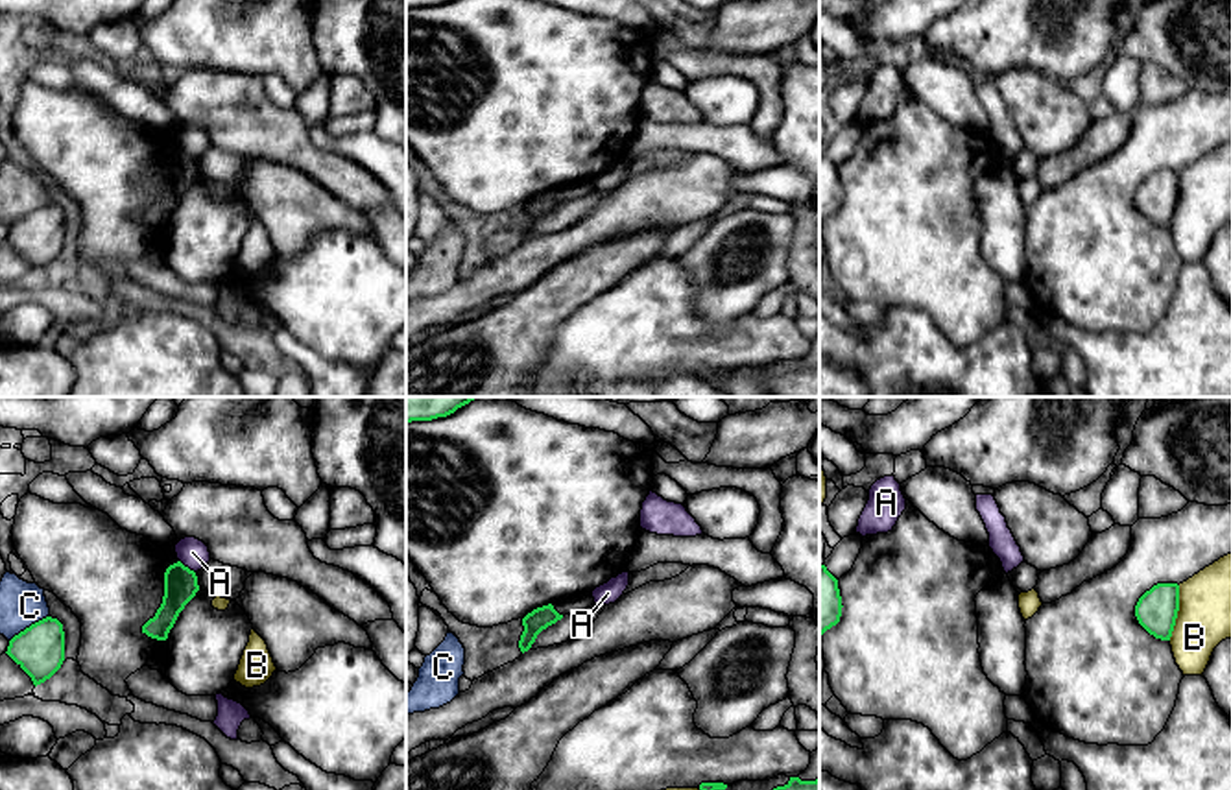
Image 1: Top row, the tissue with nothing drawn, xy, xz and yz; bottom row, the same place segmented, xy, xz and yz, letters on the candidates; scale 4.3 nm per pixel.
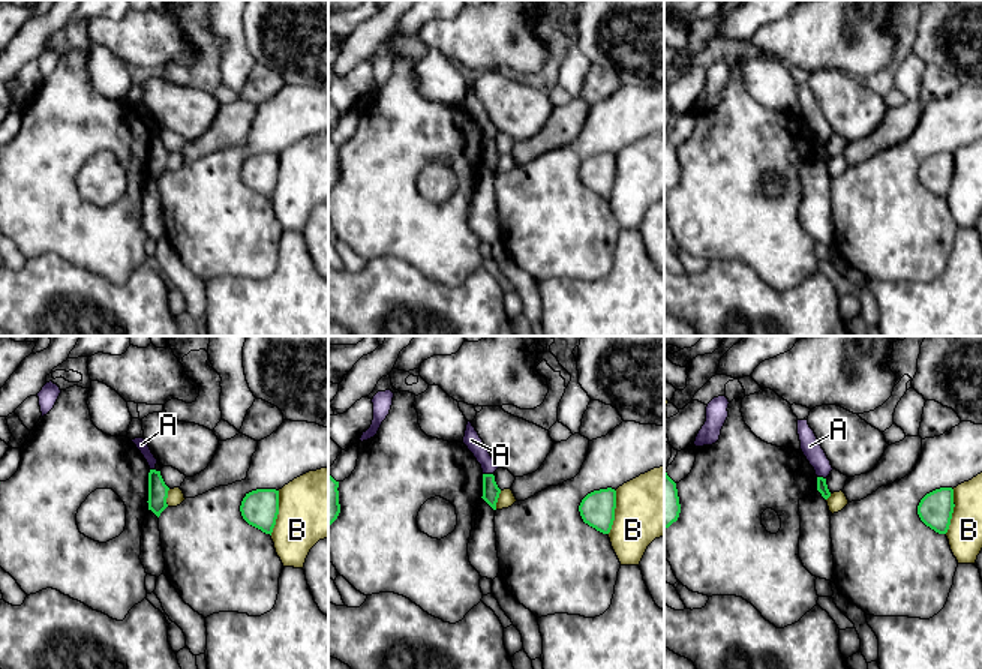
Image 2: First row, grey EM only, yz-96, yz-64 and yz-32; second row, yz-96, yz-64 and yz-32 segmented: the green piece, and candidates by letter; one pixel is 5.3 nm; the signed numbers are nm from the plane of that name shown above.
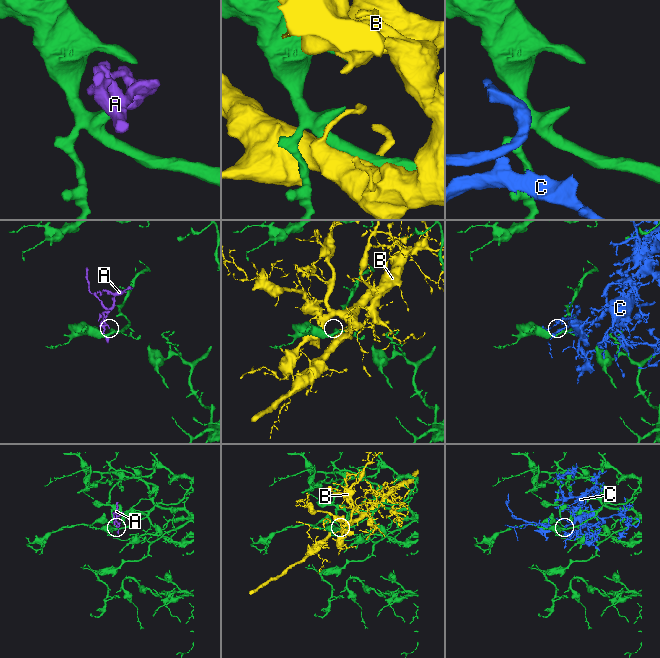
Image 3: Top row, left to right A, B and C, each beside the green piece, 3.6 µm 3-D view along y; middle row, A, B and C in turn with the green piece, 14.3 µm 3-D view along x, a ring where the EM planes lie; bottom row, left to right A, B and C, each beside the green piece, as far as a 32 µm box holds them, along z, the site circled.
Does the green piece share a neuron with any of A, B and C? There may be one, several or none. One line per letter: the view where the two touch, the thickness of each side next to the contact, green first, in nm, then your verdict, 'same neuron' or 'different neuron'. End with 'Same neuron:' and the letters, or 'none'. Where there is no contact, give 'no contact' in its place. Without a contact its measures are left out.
A: meets green in xy; 140 nm thick on the green side, 130 nm on the other; different neuron
B: meets green in yz; 180 nm thick on the green side, 240 nm on the other; different neuron
C: meets green in xy; 220 nm thick on the green side, 190 nm on the other; different neuron
Same neuron: none

